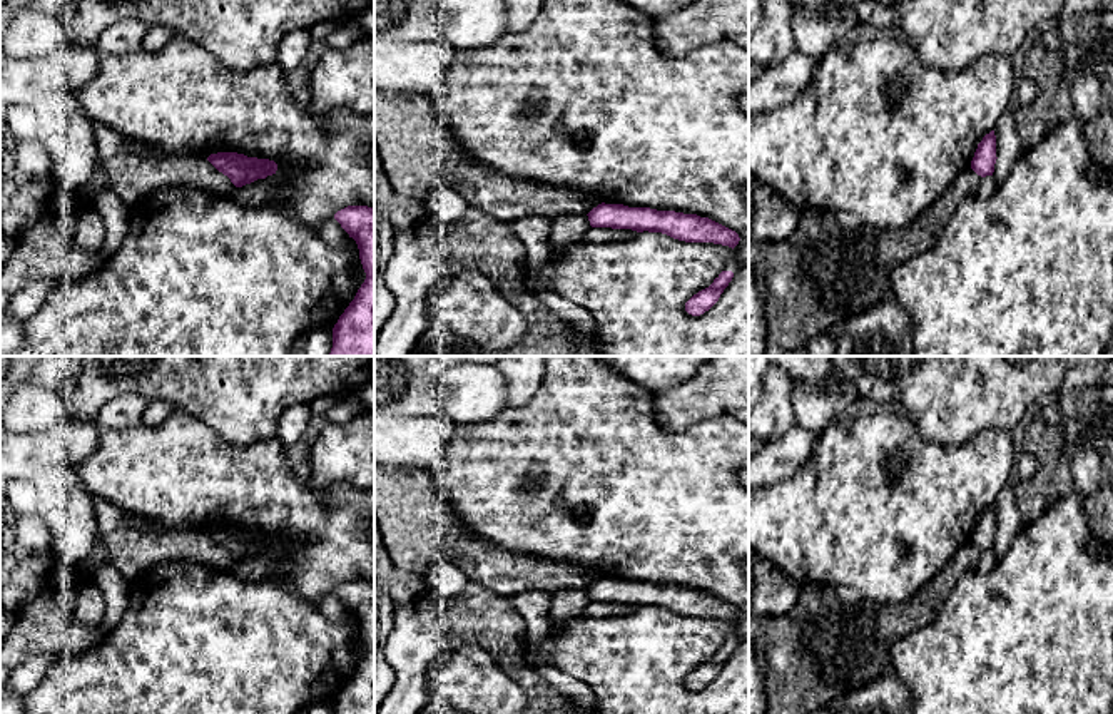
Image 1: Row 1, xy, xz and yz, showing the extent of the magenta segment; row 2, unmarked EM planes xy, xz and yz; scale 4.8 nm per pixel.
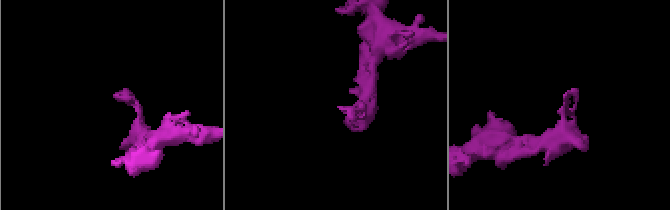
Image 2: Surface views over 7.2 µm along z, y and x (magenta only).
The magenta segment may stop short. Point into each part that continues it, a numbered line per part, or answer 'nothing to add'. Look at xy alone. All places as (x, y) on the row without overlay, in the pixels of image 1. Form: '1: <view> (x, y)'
nothing to add

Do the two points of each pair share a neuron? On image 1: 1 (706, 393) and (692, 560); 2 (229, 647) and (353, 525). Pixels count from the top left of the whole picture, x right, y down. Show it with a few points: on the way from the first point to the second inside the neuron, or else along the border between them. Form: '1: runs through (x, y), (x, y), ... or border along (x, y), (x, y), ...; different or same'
1: border along (731, 415), (704, 418), (682, 432), (665, 428); different
2: border along (301, 597), (313, 606); different

